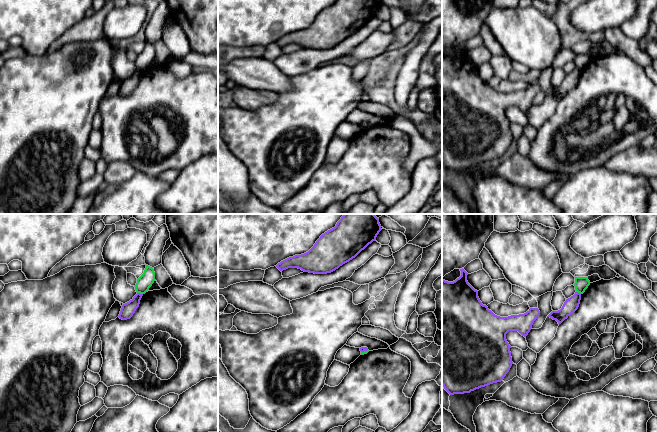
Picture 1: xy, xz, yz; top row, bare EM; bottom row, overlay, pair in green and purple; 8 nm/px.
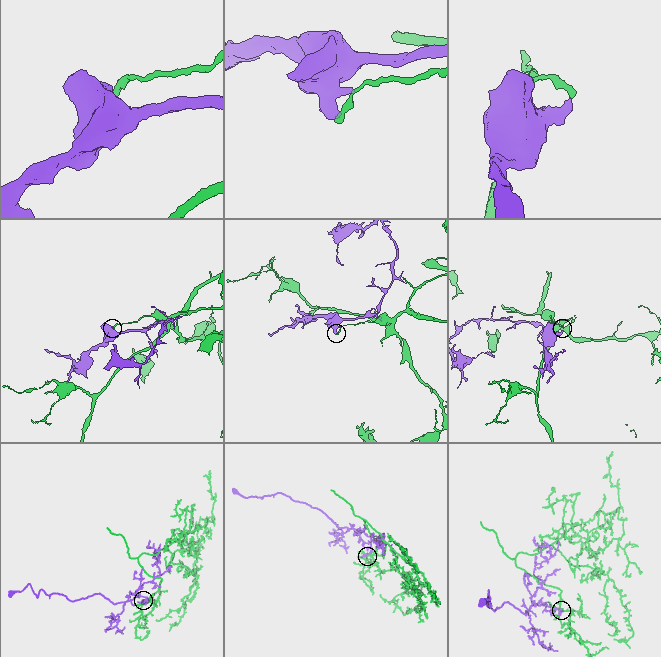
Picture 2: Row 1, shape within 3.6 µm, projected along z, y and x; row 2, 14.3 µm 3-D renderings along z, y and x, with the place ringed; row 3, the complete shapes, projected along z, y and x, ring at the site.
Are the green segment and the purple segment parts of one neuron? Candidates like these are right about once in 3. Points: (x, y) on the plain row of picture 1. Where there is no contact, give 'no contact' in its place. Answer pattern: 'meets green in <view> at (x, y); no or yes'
meets green in xy at (140, 69); no

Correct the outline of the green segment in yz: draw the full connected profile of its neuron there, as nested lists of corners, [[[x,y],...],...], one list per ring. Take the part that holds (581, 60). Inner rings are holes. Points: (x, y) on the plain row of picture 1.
[[[575,53],[574,62],[576,68],[583,70],[589,61],[590,57],[588,56],[587,53]]]

